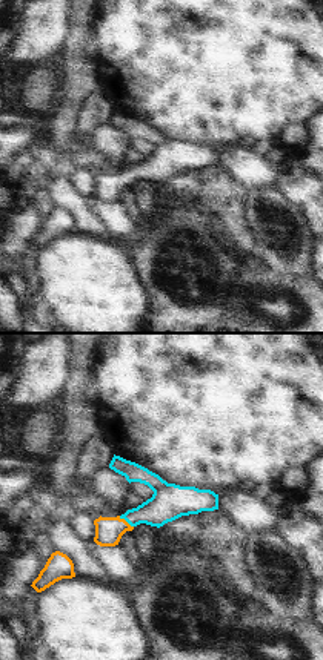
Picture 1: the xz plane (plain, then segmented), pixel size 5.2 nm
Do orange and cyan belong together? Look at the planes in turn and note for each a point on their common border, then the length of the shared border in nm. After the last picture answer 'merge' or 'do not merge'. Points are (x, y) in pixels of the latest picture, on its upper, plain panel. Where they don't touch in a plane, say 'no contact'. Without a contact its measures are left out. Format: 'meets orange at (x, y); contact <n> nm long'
meets orange at (125, 177); contact 100 nm long

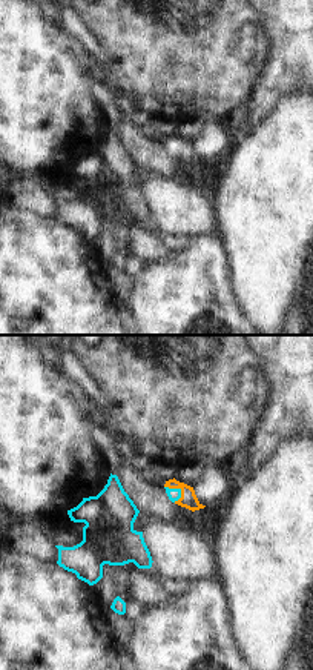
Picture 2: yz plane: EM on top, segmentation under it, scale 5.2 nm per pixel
meets orange at (175, 143); contact 110 nm long

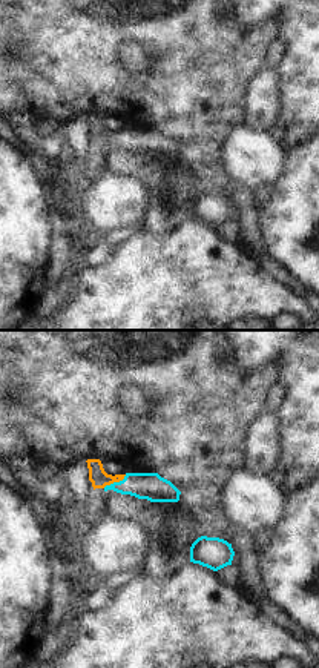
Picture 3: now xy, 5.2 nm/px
meets orange at (114, 137); contact 140 nm long

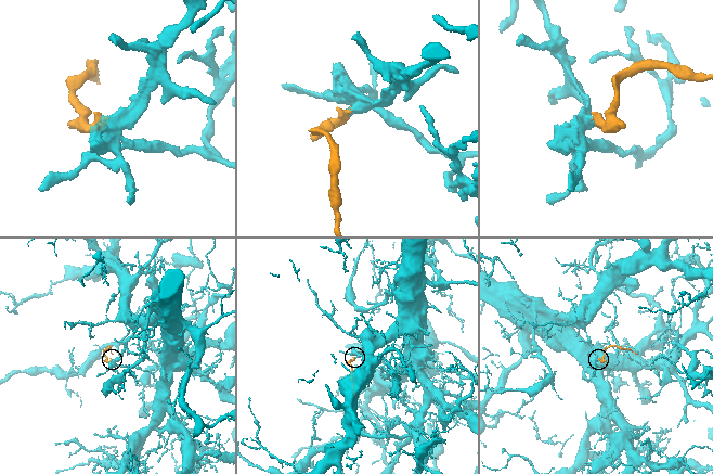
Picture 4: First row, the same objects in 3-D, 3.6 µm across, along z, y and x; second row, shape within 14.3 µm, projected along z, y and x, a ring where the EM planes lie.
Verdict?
merge

